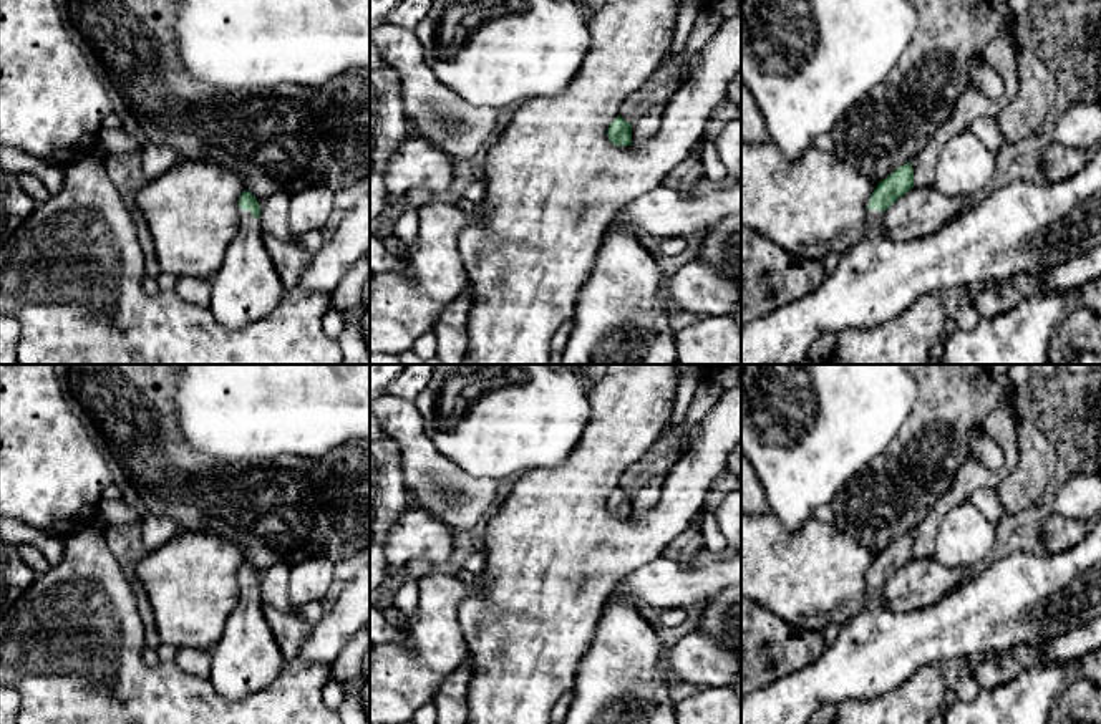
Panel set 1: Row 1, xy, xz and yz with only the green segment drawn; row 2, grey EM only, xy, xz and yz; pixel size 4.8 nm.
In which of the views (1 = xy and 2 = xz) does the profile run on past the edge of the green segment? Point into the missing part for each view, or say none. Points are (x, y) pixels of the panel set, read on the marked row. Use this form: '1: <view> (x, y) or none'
1: xy (247, 287)
2: none

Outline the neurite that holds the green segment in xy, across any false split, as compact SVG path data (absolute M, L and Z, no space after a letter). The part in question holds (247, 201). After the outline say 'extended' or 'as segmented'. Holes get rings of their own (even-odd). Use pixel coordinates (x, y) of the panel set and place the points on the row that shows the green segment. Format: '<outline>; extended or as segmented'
M244 191L239 200L240 229L224 255L221 268L211 277L211 303L217 323L227 330L239 330L255 323L275 310L285 288L265 249L264 230L260 225L260 204Z; extended

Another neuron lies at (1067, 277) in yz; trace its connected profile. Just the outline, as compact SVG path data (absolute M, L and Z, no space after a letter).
M1101 247L1074 257L1061 265L1036 277L1046 288L1053 287L1060 292L1073 293L1079 285L1101 277Z

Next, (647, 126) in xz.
M653 108L645 116L632 124L632 144L642 146L650 138L653 138L662 128L662 119L665 116L665 108Z

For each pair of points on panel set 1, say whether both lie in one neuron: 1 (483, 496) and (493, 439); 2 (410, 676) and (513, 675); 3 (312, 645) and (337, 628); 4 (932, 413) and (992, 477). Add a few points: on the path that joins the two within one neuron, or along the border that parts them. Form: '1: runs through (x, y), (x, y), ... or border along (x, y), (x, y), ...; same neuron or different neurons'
1: border along (451, 461), (473, 476), (491, 477), (496, 482); different neurons
2: border along (460, 625), (473, 661); different neurons
3: runs through (319, 645), (330, 635); same neuron
4: border along (969, 454), (949, 489); different neurons

